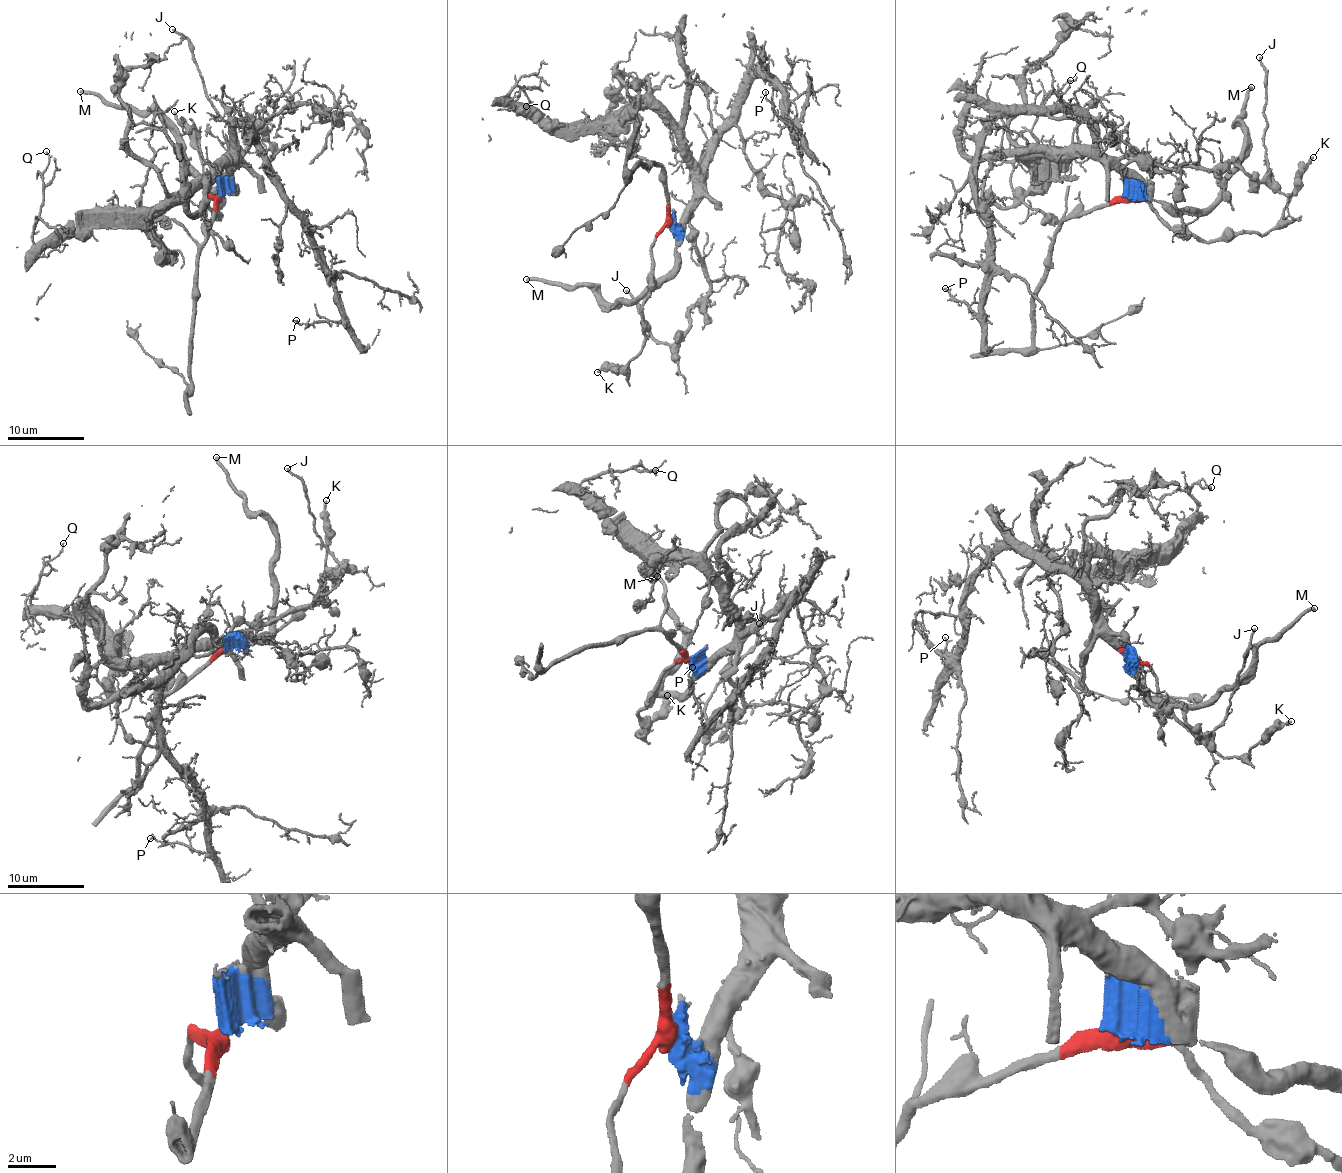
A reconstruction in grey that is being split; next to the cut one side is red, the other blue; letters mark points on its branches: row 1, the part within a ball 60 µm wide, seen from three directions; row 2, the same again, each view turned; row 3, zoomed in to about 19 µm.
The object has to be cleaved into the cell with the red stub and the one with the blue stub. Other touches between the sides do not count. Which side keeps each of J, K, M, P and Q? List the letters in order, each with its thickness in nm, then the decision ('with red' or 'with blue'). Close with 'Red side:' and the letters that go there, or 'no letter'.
J: 200 nm thick; with blue
K: 240 nm thick; with red
M: 340 nm thick; with blue
P: 170 nm thick; with blue
Q: 130 nm thick; with blue
Red side: K

